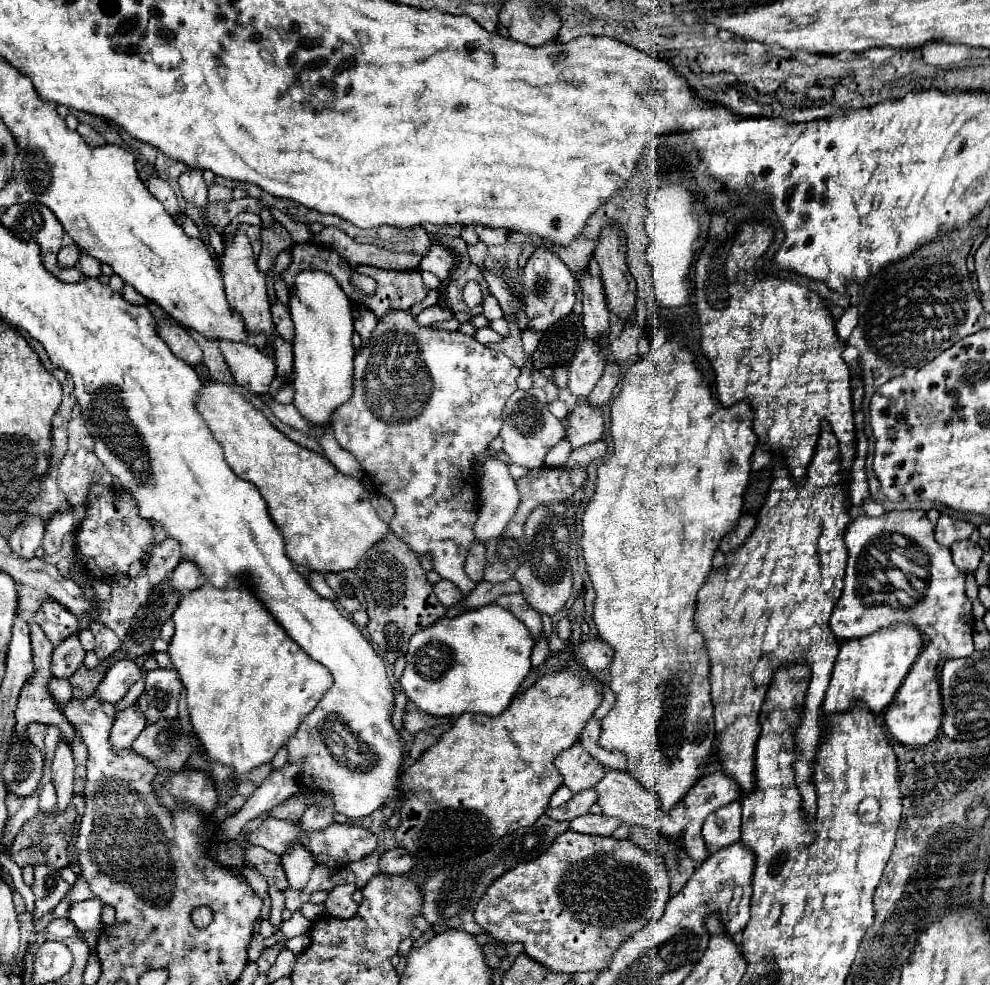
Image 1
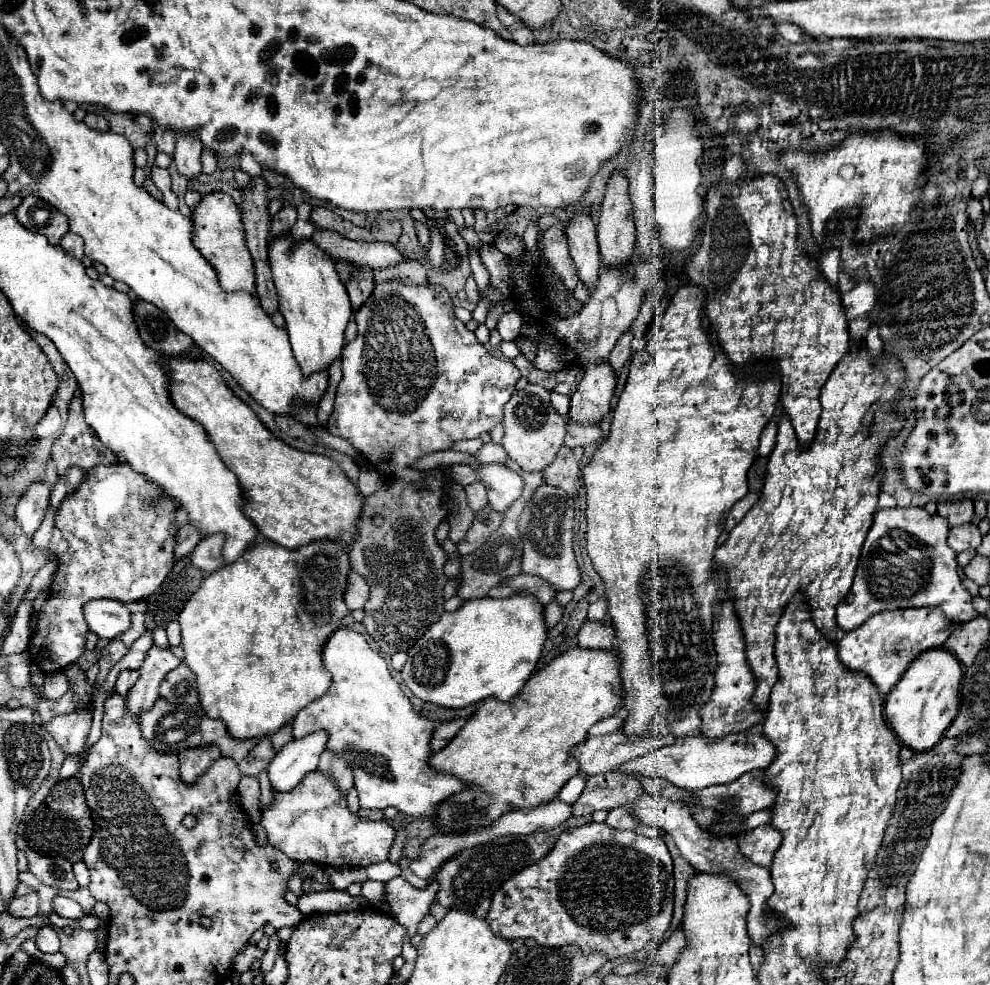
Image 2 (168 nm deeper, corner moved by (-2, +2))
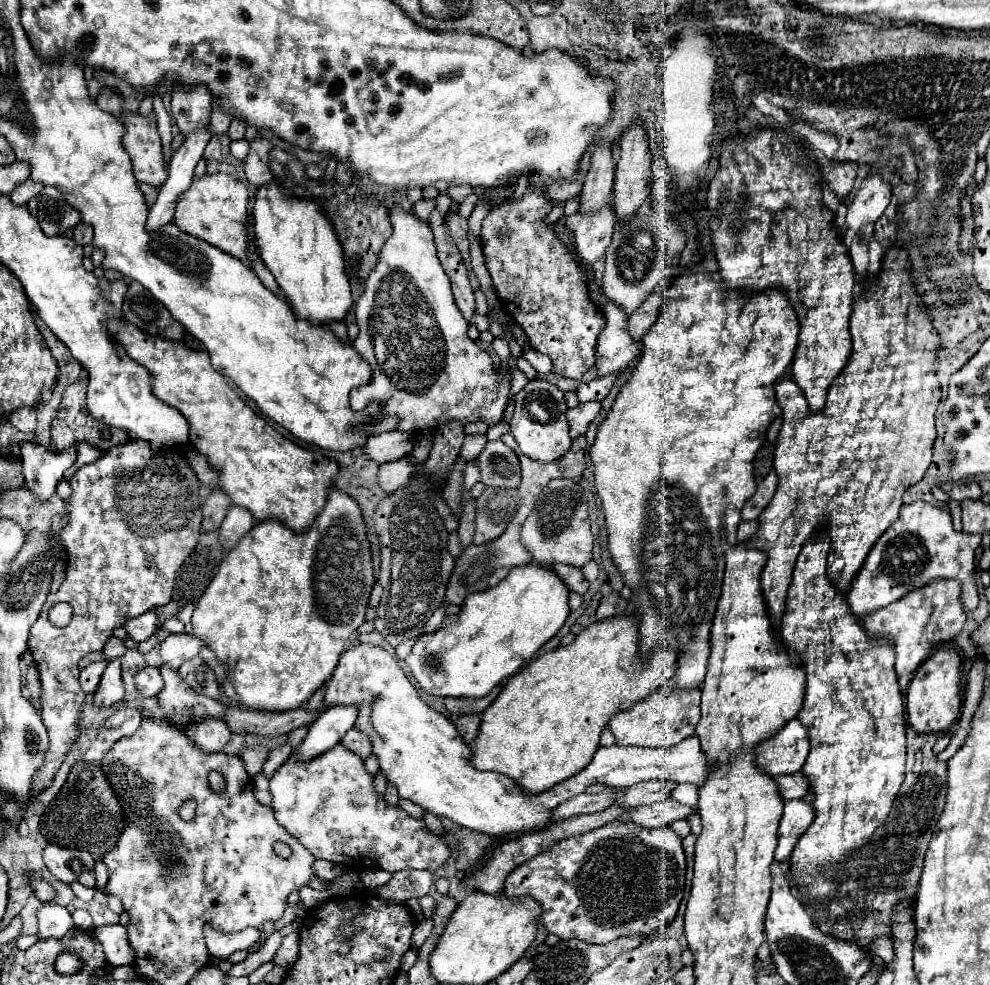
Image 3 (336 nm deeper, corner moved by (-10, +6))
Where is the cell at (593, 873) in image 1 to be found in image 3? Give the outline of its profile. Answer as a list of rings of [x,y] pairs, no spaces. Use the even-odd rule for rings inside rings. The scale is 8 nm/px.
[[[611,821],[611,823],[607,823],[607,825],[603,825],[595,831],[563,839],[557,845],[553,845],[549,851],[545,851],[545,853],[537,855],[535,859],[529,859],[527,863],[519,865],[505,881],[505,897],[507,899],[517,899],[517,897],[535,899],[541,905],[539,925],[543,925],[549,933],[555,933],[561,939],[581,939],[581,941],[587,941],[587,943],[609,943],[609,941],[613,941],[617,937],[623,937],[623,935],[653,937],[659,929],[669,925],[675,919],[679,903],[683,899],[683,887],[685,887],[685,855],[683,855],[683,847],[681,847],[681,837],[677,833],[673,833],[669,827],[649,829],[649,827],[641,827],[641,825],[635,825],[635,823]]]

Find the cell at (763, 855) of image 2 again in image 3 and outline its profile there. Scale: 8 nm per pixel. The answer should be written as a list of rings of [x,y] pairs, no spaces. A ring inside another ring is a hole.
[[[787,801],[785,803],[785,813],[781,817],[781,823],[779,823],[779,845],[775,849],[775,859],[777,861],[785,861],[795,843],[799,841],[799,835],[803,835],[803,831],[811,825],[813,821],[813,807],[811,803],[807,801]]]

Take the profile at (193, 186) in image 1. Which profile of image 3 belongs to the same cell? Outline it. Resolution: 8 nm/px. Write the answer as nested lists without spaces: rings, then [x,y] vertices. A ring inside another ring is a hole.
[[[179,85],[173,87],[171,111],[183,137],[193,133],[195,129],[207,127],[211,117],[211,95],[207,87],[197,85],[193,87],[193,91],[187,91]]]

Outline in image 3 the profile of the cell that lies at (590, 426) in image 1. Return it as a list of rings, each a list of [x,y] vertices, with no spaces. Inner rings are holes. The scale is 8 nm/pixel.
[[[613,303],[605,305],[603,315],[607,325],[597,339],[595,353],[595,367],[599,377],[623,373],[639,355],[639,343],[633,341],[627,333],[627,315]]]

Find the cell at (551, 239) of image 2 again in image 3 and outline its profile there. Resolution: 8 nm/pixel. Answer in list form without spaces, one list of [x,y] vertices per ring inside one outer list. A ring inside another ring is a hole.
[[[611,205],[603,207],[597,215],[573,213],[571,217],[567,217],[567,229],[575,237],[575,251],[581,263],[593,265],[605,255],[605,249],[611,243],[613,227],[615,213]]]

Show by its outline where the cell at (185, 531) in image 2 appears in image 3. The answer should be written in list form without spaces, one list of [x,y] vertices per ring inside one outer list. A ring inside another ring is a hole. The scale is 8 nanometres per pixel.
[[[221,489],[211,491],[211,495],[207,497],[207,501],[203,503],[203,521],[201,521],[201,531],[209,533],[215,531],[223,517],[227,515],[227,509],[231,507],[231,499],[227,499],[227,495]]]

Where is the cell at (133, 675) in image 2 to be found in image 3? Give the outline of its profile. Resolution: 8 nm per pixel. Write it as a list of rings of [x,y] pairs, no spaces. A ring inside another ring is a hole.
[[[143,667],[135,673],[135,687],[141,697],[155,697],[163,689],[163,679],[159,675],[159,669],[155,667]]]

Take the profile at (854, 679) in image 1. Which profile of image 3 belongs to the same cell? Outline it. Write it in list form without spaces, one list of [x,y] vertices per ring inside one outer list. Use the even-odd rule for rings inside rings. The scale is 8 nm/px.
[[[937,581],[863,617],[863,629],[869,635],[895,643],[897,677],[913,675],[913,671],[931,655],[931,651],[935,649],[933,645],[939,641],[953,639],[955,635],[961,633],[963,625],[965,625],[965,611],[959,603],[957,581]]]

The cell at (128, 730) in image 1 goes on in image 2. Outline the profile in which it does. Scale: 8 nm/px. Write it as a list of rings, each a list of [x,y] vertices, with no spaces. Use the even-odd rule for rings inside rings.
[[[153,645],[147,651],[145,661],[139,669],[141,677],[125,697],[131,715],[141,715],[143,711],[147,711],[147,707],[151,707],[151,703],[155,703],[155,699],[159,697],[159,685],[163,677],[169,671],[173,671],[179,663],[181,661],[171,653],[171,649],[161,649]]]

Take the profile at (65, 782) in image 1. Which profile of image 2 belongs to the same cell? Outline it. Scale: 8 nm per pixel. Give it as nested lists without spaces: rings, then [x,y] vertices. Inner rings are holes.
[[[89,703],[71,715],[57,715],[47,723],[47,731],[67,755],[81,753],[85,749],[85,737],[91,729],[93,709],[93,703]]]

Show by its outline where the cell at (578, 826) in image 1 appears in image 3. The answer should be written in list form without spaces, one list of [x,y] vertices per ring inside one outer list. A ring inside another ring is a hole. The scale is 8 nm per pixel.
[[[667,797],[653,805],[635,807],[629,811],[629,821],[645,827],[665,827],[675,819],[685,819],[687,815],[695,813],[695,809],[677,803],[673,797]]]

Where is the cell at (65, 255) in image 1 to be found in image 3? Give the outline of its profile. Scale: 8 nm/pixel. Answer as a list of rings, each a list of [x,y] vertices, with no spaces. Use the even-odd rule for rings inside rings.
[[[79,223],[79,225],[73,229],[73,239],[75,239],[79,245],[89,245],[91,239],[93,239],[93,227],[87,225],[87,223]]]

